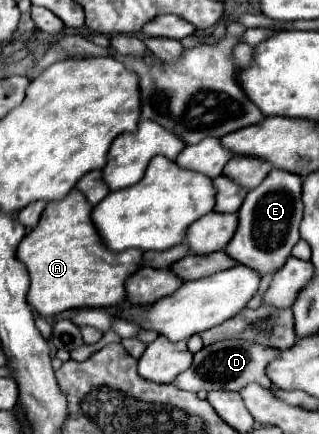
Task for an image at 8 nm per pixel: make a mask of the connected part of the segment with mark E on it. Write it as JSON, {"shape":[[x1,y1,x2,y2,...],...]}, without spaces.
{"shape":[[271,171,265,181,251,189,239,209,239,225,233,239,227,243,225,253,241,265,247,265,259,273,271,273,283,267,289,259,293,245,299,237,299,223,303,215,301,203,301,185,303,179,299,175,287,171]]}

